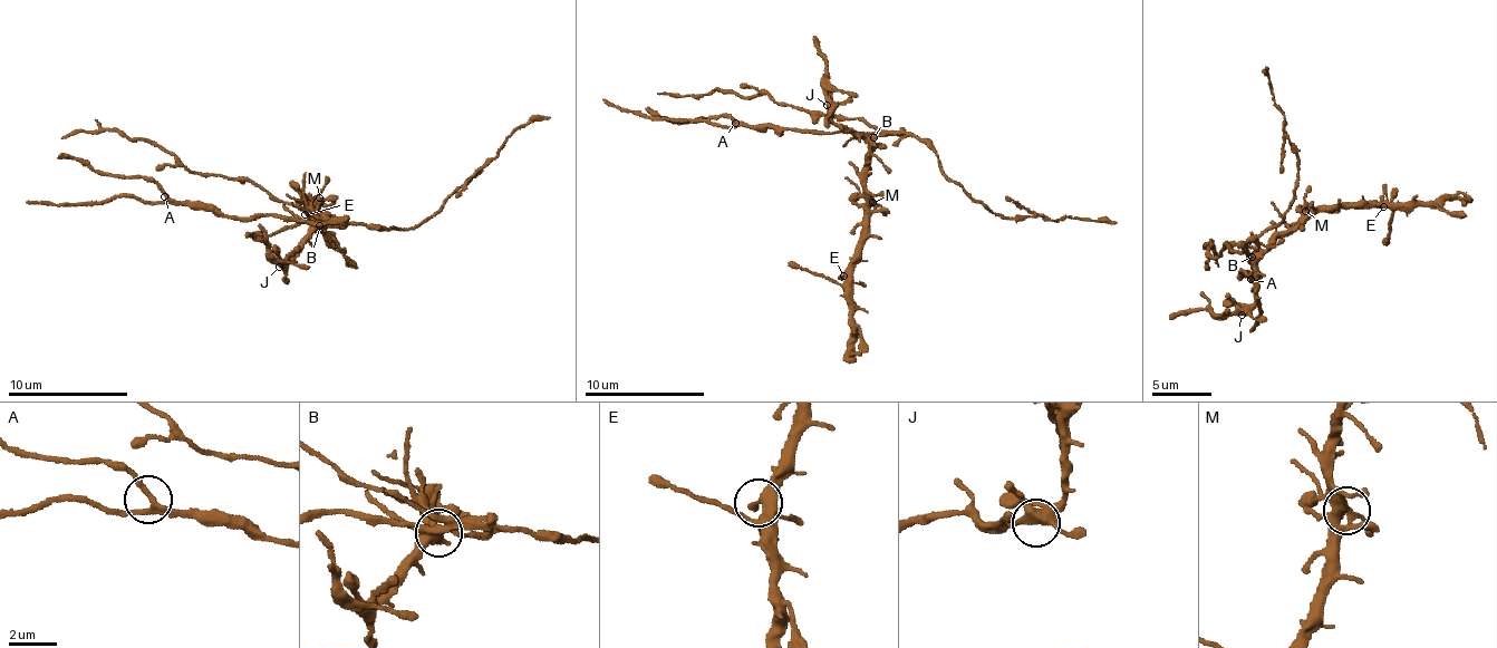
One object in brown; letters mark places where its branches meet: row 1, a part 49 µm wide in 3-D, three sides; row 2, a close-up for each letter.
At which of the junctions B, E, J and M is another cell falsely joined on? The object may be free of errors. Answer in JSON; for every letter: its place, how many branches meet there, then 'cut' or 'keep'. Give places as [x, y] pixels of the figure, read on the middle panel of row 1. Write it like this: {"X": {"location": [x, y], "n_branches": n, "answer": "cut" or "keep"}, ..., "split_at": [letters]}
{"B": {"location": [873, 137], "n_branches": 6, "answer": "cut"}, "E": {"location": [843, 276], "n_branches": 6, "answer": "keep"}, "J": {"location": [827, 105], "n_branches": 5, "answer": "keep"}, "M": {"location": [872, 202], "n_branches": 6, "answer": "keep"}, "split_at": ["B"]}

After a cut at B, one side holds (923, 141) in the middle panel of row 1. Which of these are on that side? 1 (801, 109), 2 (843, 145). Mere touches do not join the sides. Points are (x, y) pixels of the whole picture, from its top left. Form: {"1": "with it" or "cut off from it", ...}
{"1": "with it", "2": "with it"}

